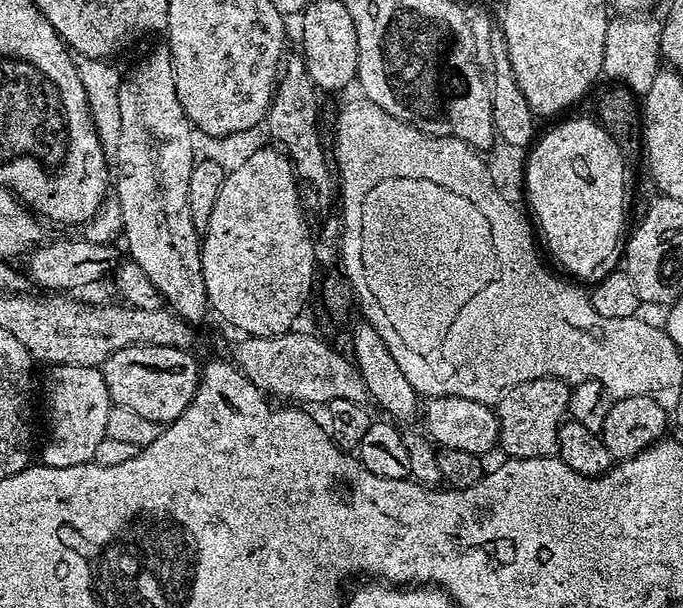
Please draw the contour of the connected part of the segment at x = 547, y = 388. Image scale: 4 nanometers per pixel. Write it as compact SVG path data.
M547 376L541 380L531 380L530 382L522 382L518 386L514 386L510 391L505 392L503 396L500 397L498 403L495 405L494 411L496 414L496 422L500 427L500 439L498 441L499 451L504 451L503 454L508 458L515 458L521 460L522 458L538 458L539 456L554 456L559 453L560 447L558 446L558 430L560 425L564 423L566 417L568 416L568 393L570 391L569 385L565 381L556 379L555 376Z

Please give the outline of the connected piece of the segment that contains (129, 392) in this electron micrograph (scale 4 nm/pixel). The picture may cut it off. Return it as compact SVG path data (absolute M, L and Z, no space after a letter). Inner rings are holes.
M130 346L110 354L102 366L106 390L117 408L134 410L150 422L167 426L190 406L200 384L201 365L191 351L170 346Z

